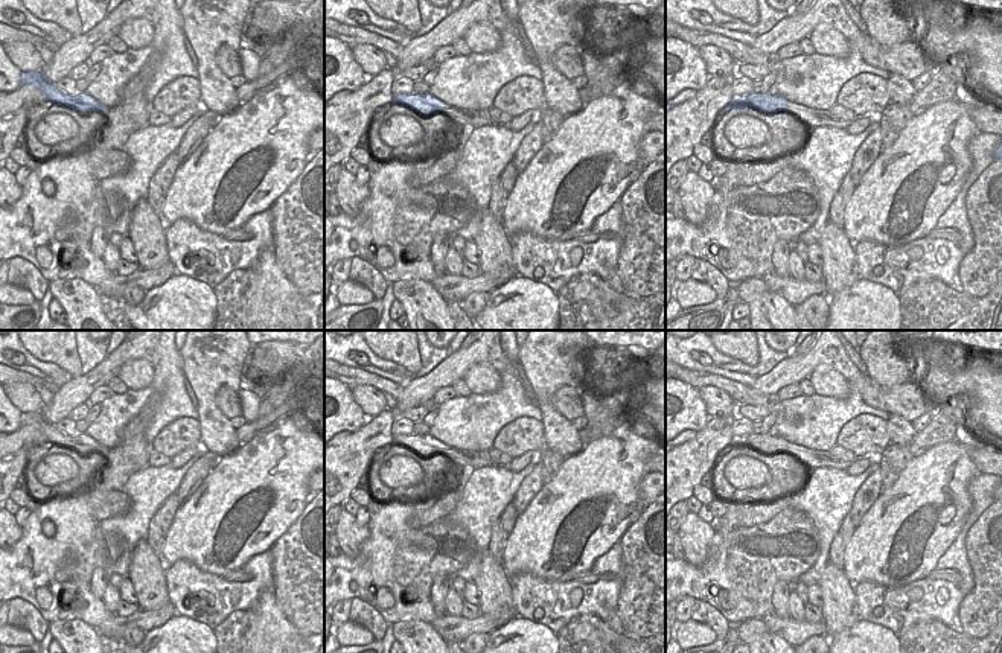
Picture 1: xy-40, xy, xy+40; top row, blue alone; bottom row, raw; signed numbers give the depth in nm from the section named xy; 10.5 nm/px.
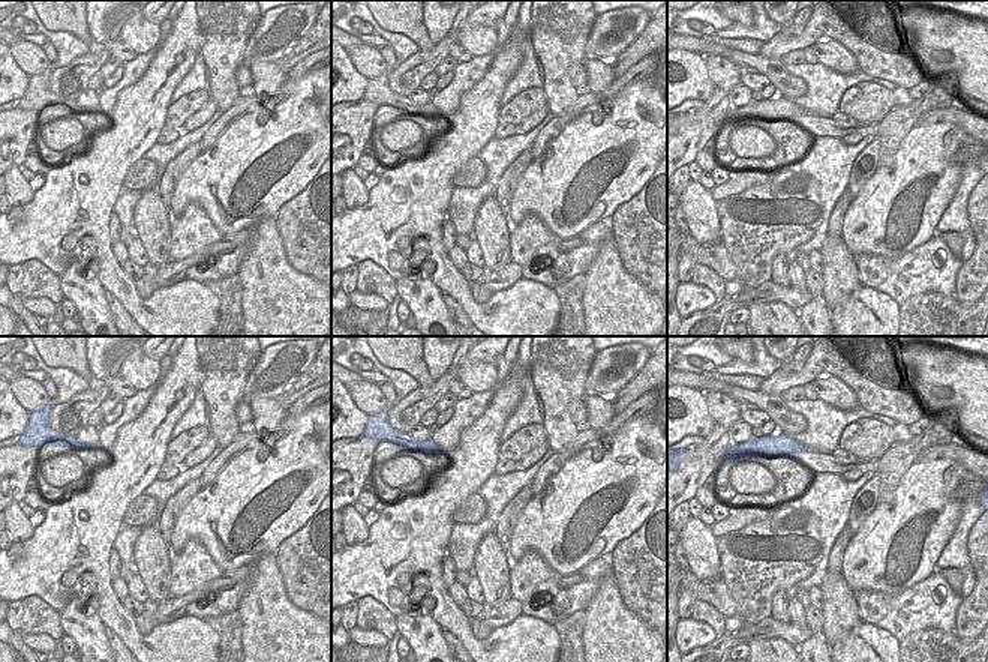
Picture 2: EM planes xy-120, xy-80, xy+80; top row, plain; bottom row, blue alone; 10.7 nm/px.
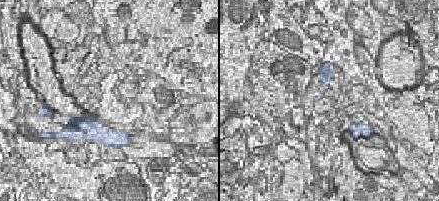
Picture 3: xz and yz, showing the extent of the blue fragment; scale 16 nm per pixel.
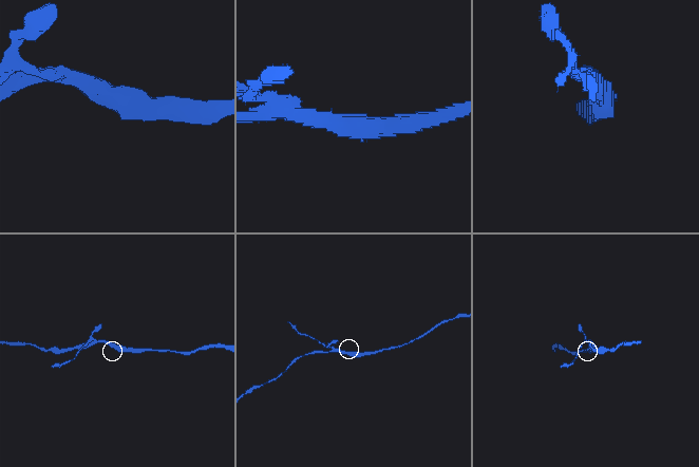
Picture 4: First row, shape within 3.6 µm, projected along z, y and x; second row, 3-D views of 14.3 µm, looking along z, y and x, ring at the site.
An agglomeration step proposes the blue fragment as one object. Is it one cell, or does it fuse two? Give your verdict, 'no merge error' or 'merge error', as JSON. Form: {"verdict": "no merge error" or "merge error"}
{"verdict": "merge error"}

